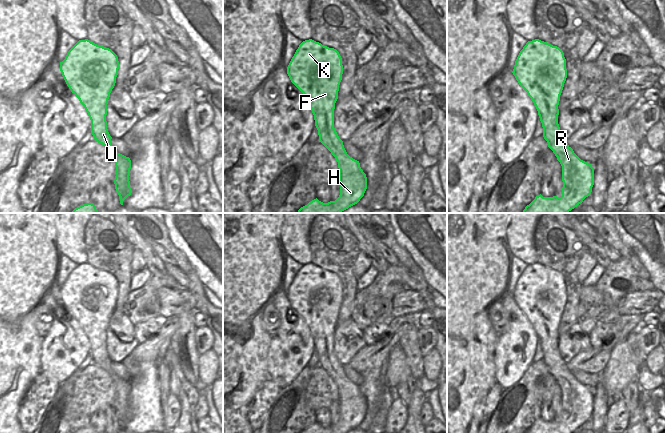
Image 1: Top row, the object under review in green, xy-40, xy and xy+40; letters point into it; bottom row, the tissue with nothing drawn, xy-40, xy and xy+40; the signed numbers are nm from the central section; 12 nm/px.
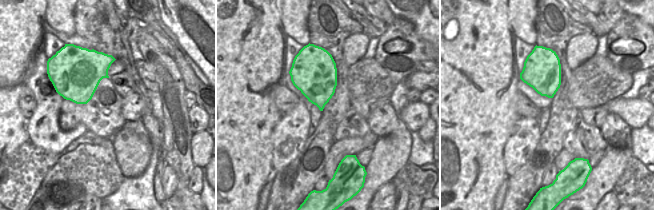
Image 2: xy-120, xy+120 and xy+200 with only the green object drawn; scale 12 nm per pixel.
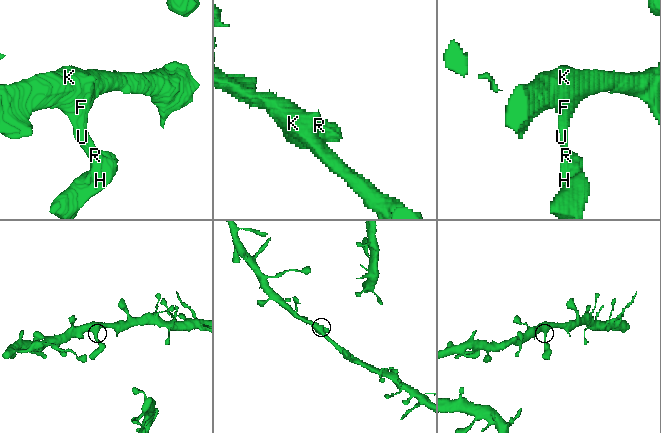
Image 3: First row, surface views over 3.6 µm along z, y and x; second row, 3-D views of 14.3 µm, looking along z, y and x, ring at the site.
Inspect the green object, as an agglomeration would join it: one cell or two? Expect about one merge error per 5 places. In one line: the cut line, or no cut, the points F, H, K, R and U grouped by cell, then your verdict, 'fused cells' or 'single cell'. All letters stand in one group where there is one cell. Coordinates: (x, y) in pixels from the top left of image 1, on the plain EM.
no cut | F H K R U | single cell

